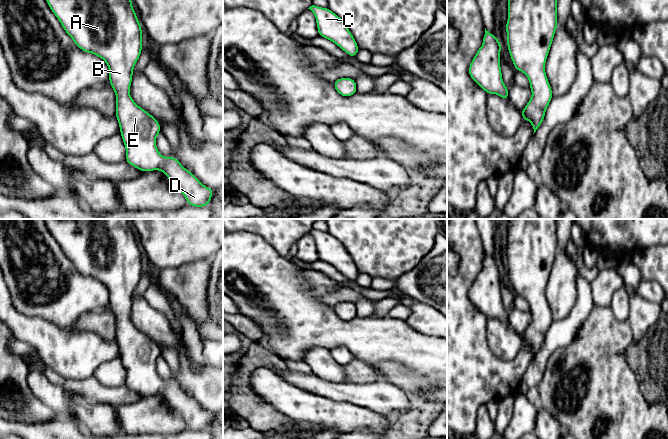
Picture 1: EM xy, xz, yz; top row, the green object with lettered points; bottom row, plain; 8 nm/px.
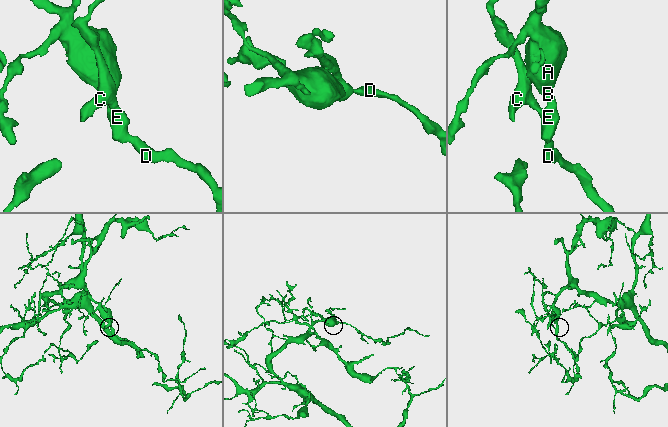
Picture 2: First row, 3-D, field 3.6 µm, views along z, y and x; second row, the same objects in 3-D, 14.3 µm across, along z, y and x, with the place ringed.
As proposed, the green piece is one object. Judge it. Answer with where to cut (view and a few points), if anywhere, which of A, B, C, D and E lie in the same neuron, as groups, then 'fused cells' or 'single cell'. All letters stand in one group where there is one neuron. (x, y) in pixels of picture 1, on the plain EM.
no cut | A B C D E | single cell

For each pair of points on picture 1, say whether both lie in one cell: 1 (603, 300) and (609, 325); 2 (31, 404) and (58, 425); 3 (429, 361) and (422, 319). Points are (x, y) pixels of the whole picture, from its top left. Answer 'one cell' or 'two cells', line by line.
1: two cells
2: two cells
3: two cells

